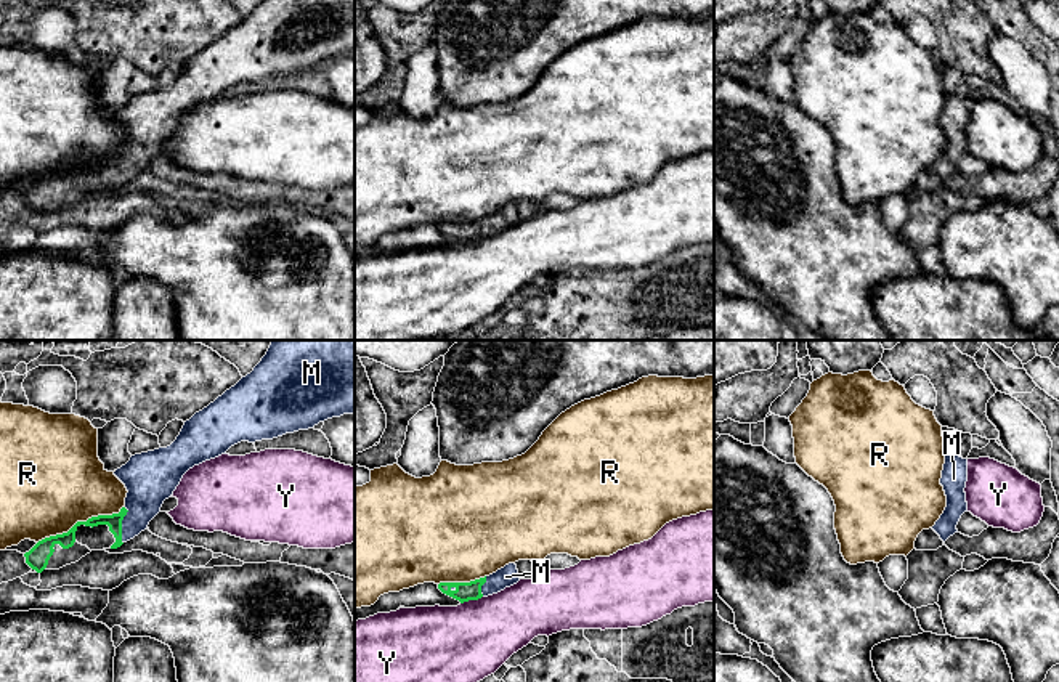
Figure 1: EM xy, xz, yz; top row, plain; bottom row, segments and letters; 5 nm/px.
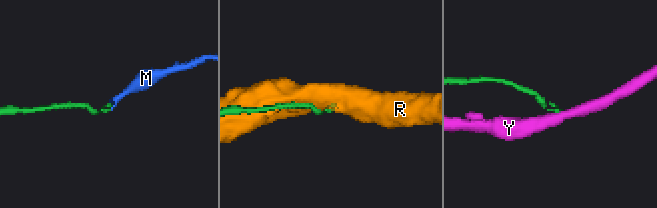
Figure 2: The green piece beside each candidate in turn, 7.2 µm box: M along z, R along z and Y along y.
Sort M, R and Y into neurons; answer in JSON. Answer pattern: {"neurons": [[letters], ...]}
{"neurons": [["M"], ["R"], ["Y"]]}

